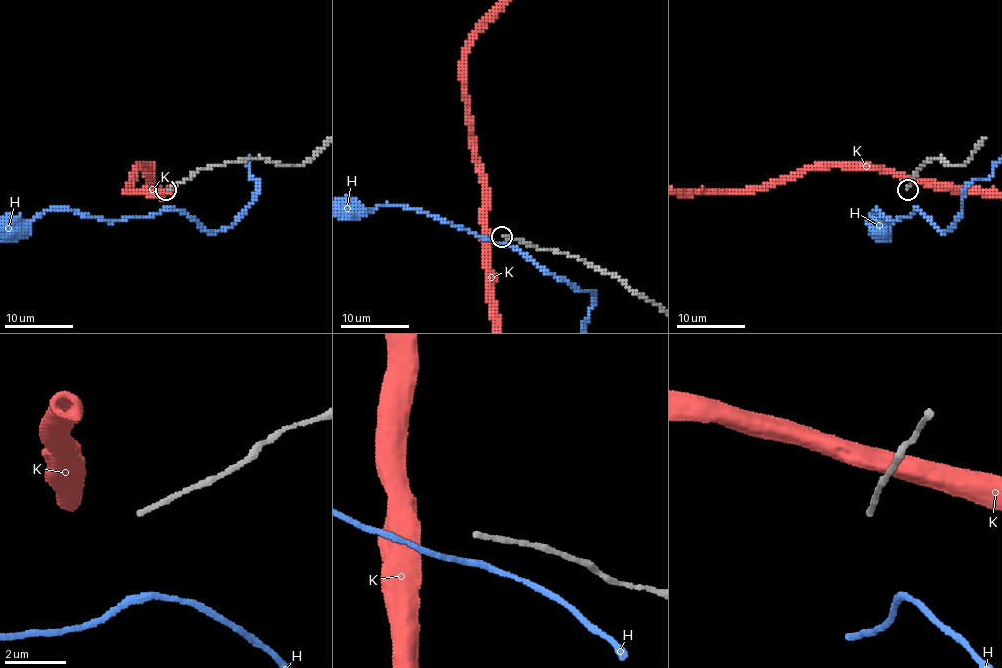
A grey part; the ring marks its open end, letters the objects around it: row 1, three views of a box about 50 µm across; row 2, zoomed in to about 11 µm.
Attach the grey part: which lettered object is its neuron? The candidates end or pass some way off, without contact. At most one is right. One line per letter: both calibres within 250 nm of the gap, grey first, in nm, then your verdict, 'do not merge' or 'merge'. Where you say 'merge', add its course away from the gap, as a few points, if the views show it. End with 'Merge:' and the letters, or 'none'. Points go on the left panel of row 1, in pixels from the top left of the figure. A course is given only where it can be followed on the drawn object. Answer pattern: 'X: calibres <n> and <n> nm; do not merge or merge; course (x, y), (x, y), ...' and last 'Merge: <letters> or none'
H: calibres 160 and 200 nm; do not merge
K: calibres 160 and 700 nm; do not merge
Merge: none

